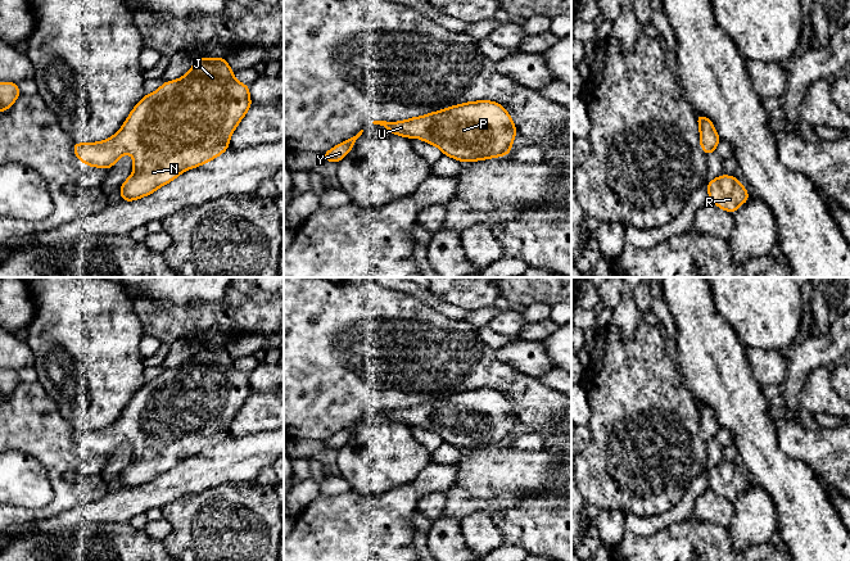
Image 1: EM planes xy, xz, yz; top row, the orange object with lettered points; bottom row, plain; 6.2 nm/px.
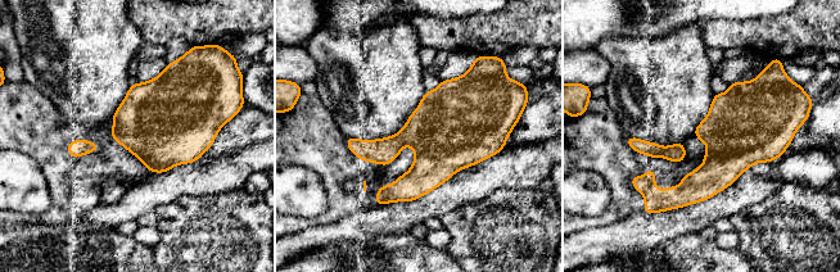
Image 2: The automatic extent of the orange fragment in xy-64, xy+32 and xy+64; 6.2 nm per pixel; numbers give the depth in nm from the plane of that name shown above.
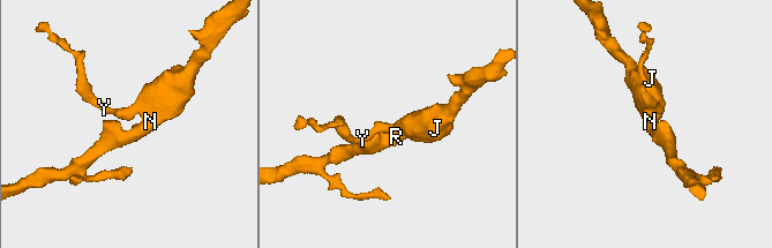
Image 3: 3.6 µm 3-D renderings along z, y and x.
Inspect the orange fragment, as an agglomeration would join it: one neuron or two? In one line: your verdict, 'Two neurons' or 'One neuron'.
One neuron

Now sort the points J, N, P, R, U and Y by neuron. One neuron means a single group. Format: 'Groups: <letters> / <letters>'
Groups: J N P R U Y

